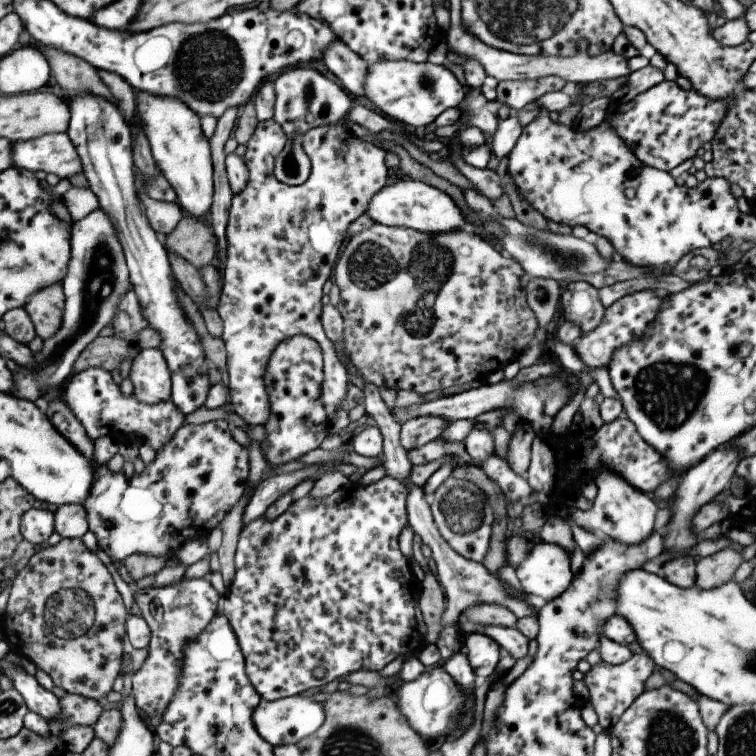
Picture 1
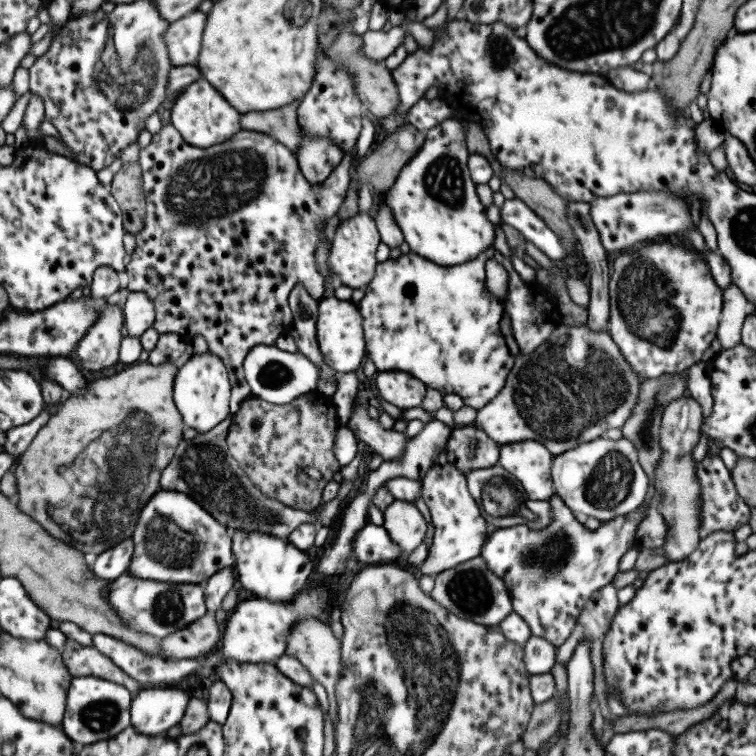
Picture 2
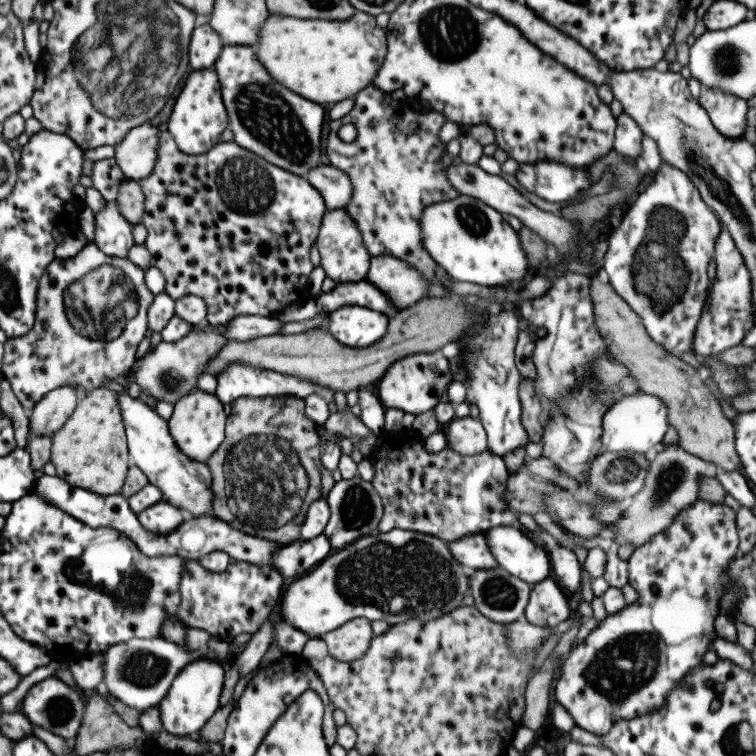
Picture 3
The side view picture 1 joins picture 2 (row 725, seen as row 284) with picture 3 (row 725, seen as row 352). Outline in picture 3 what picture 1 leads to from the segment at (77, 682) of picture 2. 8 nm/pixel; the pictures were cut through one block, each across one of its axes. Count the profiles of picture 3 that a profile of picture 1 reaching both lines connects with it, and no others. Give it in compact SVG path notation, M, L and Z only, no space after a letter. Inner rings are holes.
M56 676L45 678L26 691L20 702L20 711L26 719L35 726L41 726L43 730L48 730L51 734L61 736L61 738L72 741L84 713L83 695L79 688L71 689Z

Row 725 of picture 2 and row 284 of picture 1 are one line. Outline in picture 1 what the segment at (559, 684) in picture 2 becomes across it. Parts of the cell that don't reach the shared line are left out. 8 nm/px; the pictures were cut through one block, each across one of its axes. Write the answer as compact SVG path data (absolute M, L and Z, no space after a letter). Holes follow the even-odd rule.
M530 277L525 286L527 306L535 315L539 327L544 327L555 316L561 287L553 279Z

